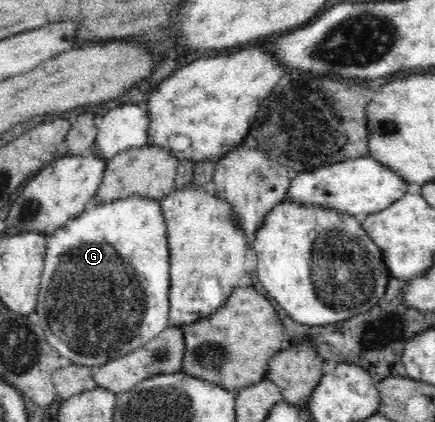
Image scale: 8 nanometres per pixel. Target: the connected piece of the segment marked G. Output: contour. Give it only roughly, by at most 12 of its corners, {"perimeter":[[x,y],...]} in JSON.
{"perimeter":[[89,201],[46,240],[37,314],[98,367],[169,323],[160,201]]}

